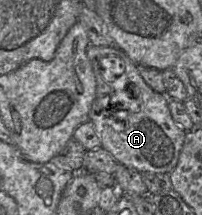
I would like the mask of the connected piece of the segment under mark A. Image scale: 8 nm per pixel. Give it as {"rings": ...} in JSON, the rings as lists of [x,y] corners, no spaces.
{"rings":[[[89,45],[86,50],[96,78],[96,97],[89,120],[101,139],[101,147],[119,163],[139,173],[169,174],[177,165],[186,131],[172,118],[166,94],[155,92],[138,71],[138,67],[116,46]]]}

